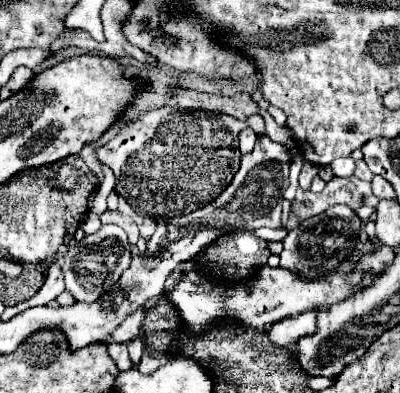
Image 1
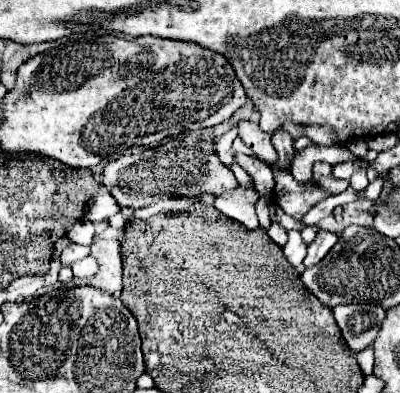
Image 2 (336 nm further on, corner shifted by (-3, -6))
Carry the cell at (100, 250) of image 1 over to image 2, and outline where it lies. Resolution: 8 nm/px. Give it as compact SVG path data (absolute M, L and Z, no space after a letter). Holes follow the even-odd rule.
M88 256L88 258L84 258L84 260L74 262L74 264L72 264L72 272L74 272L74 276L78 276L78 278L86 278L86 276L92 276L92 274L98 272L98 264L96 264L96 260L94 260L92 256Z

